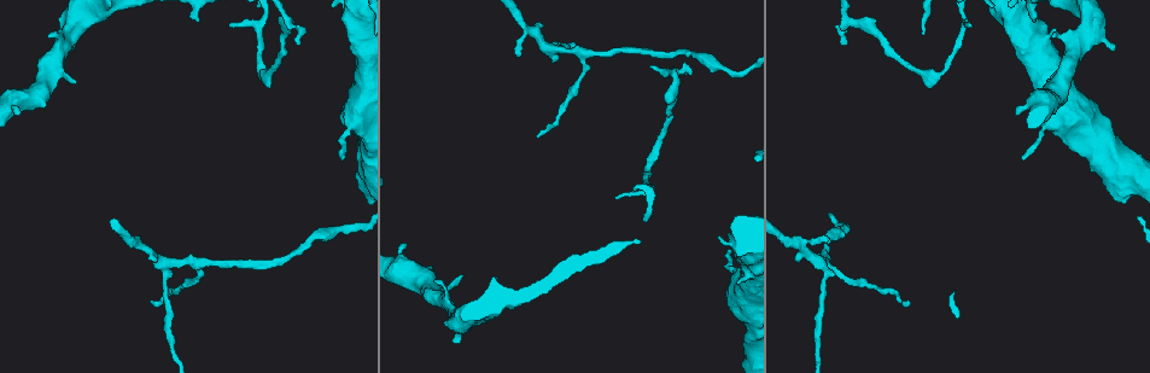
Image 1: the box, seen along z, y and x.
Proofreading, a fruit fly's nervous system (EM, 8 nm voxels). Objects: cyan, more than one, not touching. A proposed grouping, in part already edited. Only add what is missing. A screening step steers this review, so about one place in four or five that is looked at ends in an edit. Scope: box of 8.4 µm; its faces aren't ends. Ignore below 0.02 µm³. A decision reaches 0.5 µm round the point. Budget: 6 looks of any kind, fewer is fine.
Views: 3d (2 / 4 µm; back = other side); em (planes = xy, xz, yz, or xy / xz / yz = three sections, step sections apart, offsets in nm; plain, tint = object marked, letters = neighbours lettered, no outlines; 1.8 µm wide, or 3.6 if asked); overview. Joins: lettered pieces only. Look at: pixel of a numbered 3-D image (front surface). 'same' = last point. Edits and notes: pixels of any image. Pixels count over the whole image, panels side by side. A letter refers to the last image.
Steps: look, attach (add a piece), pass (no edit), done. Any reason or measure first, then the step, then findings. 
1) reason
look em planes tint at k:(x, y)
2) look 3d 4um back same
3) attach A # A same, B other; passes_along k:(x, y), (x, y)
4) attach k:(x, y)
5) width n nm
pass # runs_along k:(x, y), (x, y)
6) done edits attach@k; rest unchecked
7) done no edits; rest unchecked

free end
look em planes letters at 1:(1052, 35)

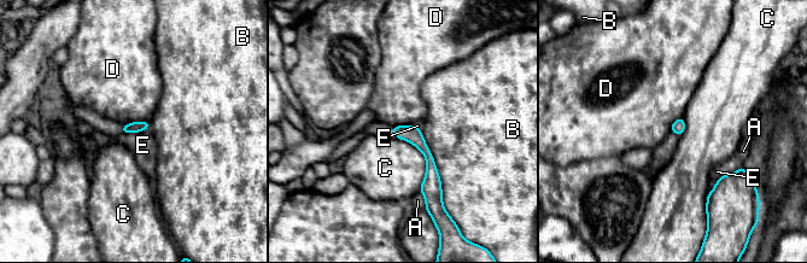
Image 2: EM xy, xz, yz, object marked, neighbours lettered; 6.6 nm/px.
pass # A other, B other, C other, D other, E other; runs_along 2:(395, 129), (427, 153), (428, 196); none of them fits

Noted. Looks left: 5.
arms part here
look em planes plain at 1:(820, 261)

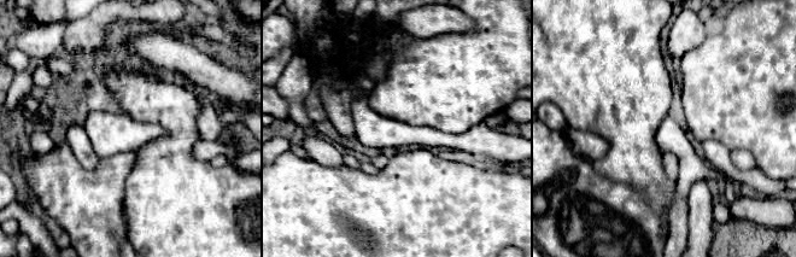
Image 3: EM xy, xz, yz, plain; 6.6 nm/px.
what lies round it
look em planes letters same

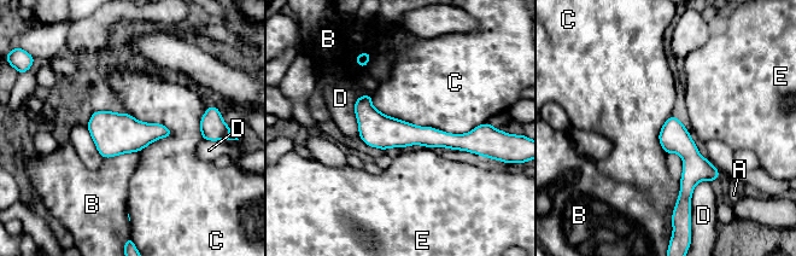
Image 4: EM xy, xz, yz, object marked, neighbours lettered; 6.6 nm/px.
width 190 nm
pass # A other, B other, C other, D other, E other; border 4:(369, 94), (417, 126), (484, 123); none of them fits

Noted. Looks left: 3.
tapers out
look em xz step 8 letters at 1:(298, 44)

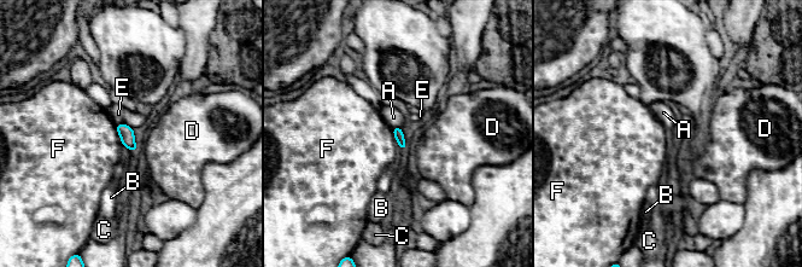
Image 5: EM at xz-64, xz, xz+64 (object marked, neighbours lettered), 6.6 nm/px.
pass # A other, B other, C other, D other, E other, F other; border 5:(391, 128), (398, 146), (403, 151); no lettered piece goes on from it

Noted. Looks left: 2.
done no edits; rest unchecked

